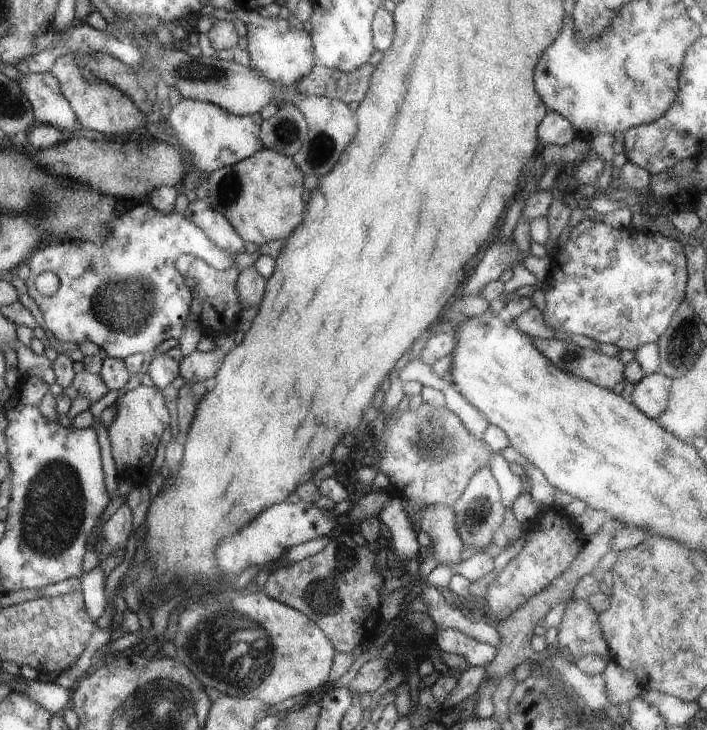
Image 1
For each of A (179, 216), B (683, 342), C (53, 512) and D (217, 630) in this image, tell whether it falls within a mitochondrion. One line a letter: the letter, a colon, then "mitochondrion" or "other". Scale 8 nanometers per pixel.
A: other
B: mitochondrion
C: mitochondrion
D: mitochondrion

